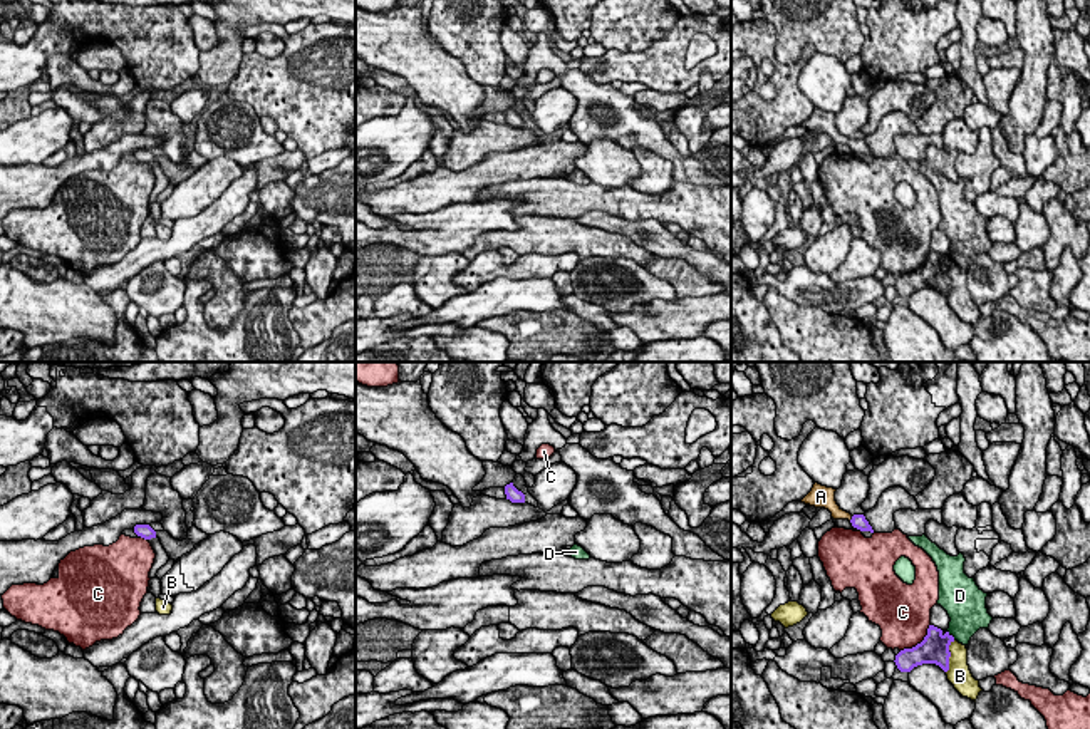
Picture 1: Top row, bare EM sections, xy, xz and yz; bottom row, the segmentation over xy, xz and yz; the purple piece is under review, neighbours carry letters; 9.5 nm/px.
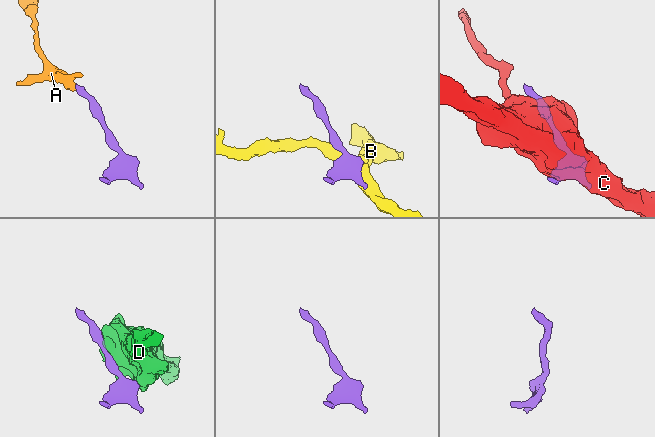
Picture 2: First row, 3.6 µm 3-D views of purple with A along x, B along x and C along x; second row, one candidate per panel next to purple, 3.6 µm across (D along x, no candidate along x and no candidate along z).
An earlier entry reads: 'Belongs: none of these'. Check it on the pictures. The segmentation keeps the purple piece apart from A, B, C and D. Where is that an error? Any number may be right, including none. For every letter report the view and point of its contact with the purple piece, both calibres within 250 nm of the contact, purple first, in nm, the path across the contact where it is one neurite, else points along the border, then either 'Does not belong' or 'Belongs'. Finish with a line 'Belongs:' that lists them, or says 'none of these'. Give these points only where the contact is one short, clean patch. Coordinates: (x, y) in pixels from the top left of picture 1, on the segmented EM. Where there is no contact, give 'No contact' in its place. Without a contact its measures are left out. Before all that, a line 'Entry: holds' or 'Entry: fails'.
Entry: fails
A: Touches purple at yz (852, 518). Thickness 140 nm (purple) against 120 nm. Path across: yz (859, 522), (852, 518), (840, 515), (830, 505). Belongs
B: Touches purple at yz (949, 656). Thickness 280 nm (purple) against 220 nm. Does not belong
C: Touches purple at yz (921, 642). Thickness 280 nm (purple) against 460 nm. Does not belong
D: Touches purple at yz (951, 635). Thickness 280 nm (purple) against 340 nm. Does not belong
Belongs: A

